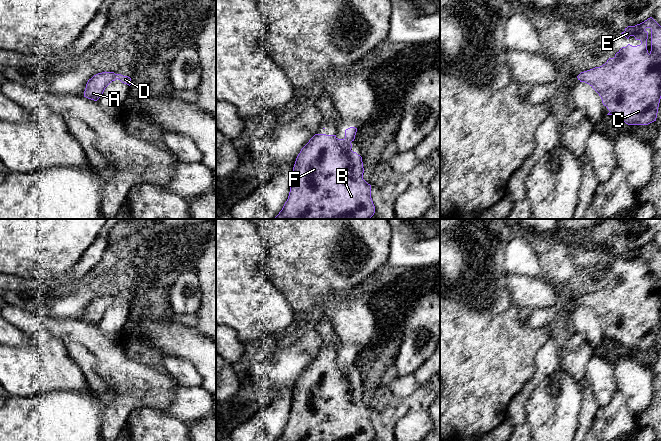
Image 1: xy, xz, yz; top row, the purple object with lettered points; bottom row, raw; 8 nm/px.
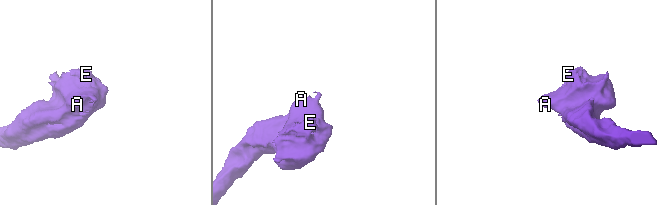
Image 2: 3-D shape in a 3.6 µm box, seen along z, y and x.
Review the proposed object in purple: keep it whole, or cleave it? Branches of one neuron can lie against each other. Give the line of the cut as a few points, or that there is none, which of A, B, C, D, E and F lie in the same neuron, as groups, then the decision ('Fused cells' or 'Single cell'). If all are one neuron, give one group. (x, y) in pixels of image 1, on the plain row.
Split along xz (335, 362), (339, 366), (350, 367). Groups: A B C E F / D. Fused cells

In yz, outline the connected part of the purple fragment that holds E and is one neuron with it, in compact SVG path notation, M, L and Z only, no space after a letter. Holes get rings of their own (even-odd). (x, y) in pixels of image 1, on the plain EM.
M652 242L635 250L628 250L622 256L627 263L634 260L640 264L641 268L632 270L628 268L622 271L614 282L609 282L605 288L600 291L581 296L577 302L580 306L589 308L601 321L602 327L610 335L607 339L619 341L628 349L648 349L656 345L658 331L661 323L661 250ZM646 252L651 253L651 275L647 274L648 256Z

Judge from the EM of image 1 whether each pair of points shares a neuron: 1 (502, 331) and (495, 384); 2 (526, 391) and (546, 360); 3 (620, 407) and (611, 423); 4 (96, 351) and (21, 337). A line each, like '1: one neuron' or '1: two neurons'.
1: one neuron
2: one neuron
3: one neuron
4: two neurons

